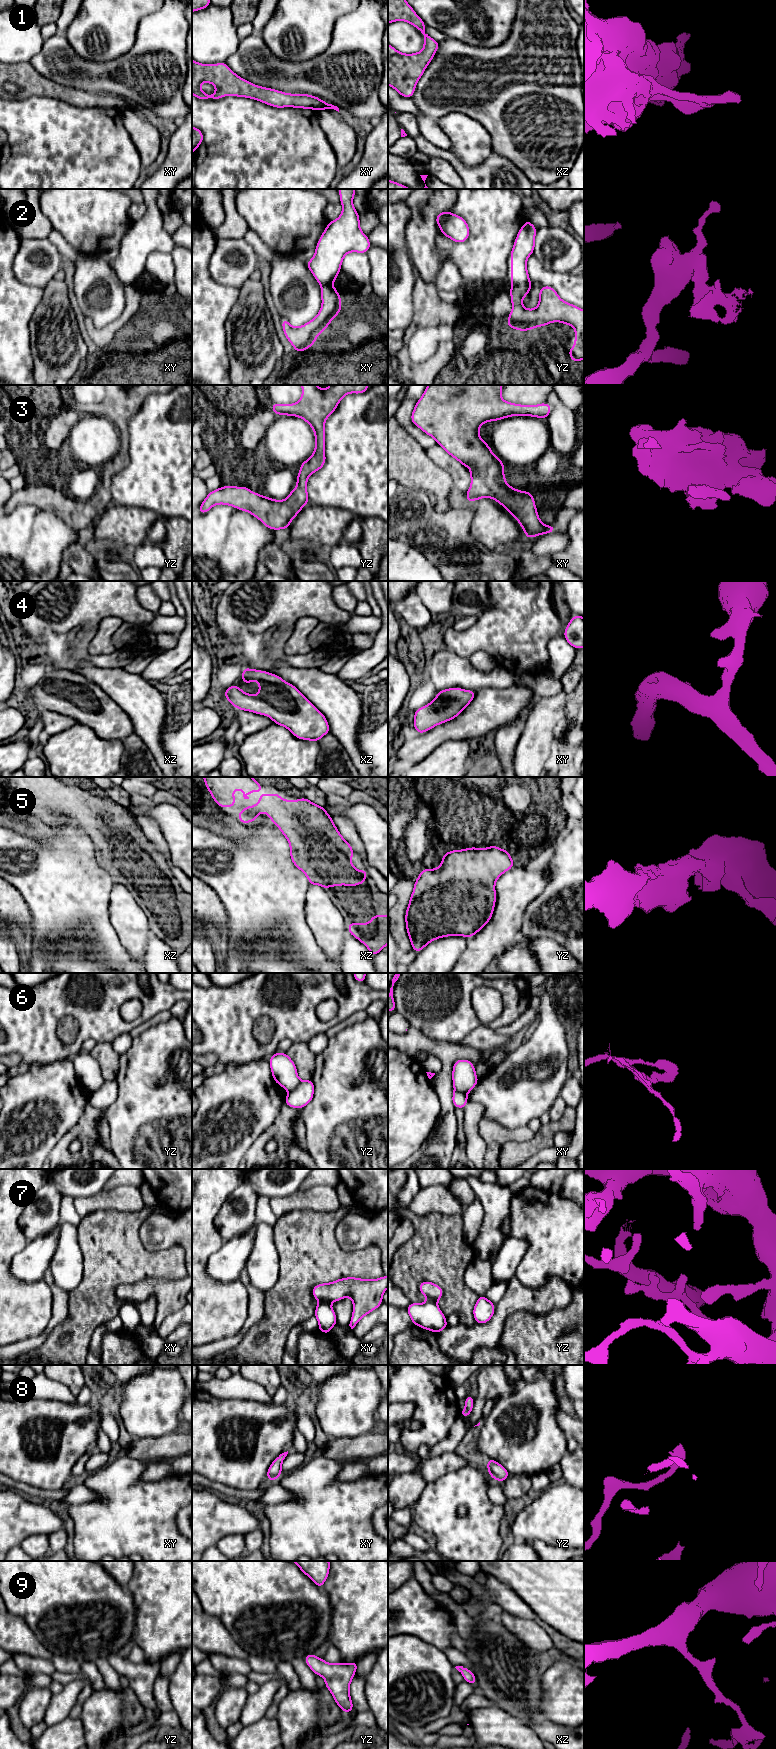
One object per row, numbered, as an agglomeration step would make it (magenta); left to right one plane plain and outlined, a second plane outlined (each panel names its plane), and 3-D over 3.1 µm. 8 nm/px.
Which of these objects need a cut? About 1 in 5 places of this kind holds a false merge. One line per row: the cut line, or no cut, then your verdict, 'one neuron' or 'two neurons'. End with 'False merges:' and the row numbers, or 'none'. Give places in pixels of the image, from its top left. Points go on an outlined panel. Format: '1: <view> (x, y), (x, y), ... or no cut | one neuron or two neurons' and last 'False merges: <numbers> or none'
1: no cut | one neuron
2: yz (529, 280), (512, 286) | two neurons
3: no cut | one neuron
4: no cut | one neuron
5: no cut | one neuron
6: yz (301, 1081), (289, 1092) | two neurons
7: xy (329, 1301), (319, 1302) | two neurons
8: no cut | one neuron
9: no cut | one neuron
False merges: 2, 6, 7

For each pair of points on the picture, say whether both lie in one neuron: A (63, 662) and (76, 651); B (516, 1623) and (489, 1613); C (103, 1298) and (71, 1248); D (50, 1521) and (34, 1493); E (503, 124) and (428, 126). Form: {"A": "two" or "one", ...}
{"A": "one", "B": "two", "C": "two", "D": "two", "E": "one"}

